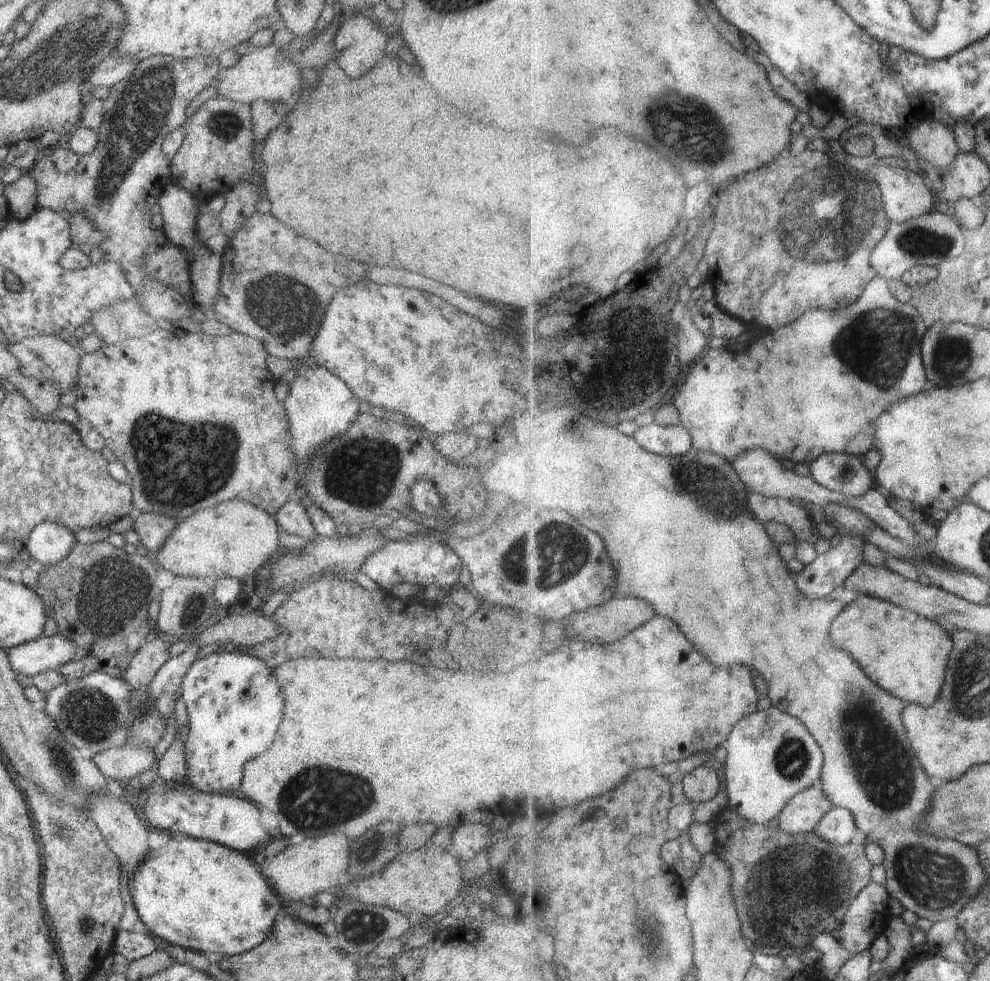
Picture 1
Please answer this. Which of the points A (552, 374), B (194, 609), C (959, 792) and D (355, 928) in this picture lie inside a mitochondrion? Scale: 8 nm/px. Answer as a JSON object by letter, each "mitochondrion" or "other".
{"A":"mitochondrion","B":"mitochondrion","C":"other","D":"mitochondrion"}

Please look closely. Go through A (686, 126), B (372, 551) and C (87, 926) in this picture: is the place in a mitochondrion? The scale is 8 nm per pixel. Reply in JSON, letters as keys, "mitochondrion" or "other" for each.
{"A":"mitochondrion","B":"other","C":"mitochondrion"}

